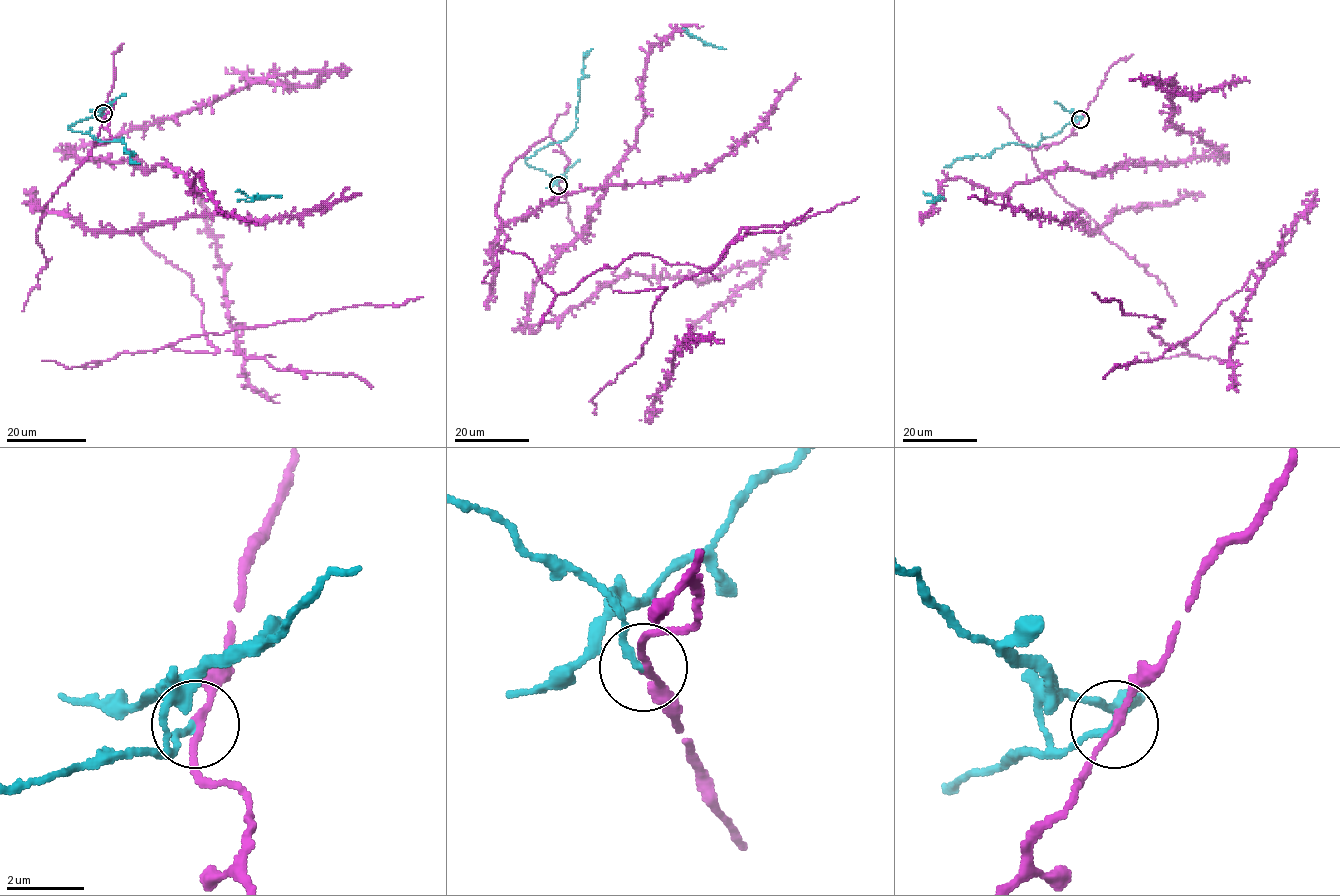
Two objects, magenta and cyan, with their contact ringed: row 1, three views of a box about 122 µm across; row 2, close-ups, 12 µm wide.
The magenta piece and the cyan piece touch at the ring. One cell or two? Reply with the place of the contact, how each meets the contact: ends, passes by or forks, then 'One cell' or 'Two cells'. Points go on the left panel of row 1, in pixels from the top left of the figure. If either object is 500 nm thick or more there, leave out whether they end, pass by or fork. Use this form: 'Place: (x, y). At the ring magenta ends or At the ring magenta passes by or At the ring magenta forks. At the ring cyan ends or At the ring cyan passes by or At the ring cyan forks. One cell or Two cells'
Place: (103, 113). At the ring magenta passes by. At the ring cyan ends. Two cells

